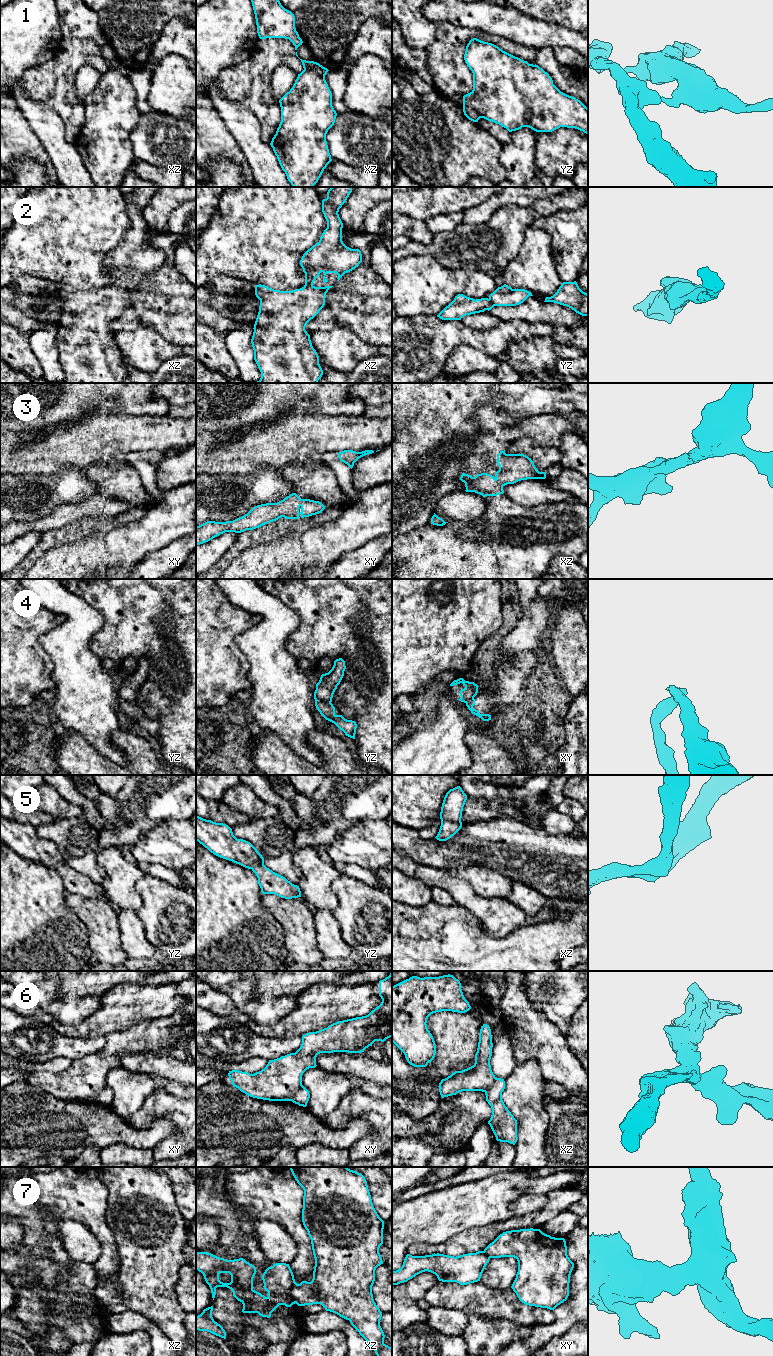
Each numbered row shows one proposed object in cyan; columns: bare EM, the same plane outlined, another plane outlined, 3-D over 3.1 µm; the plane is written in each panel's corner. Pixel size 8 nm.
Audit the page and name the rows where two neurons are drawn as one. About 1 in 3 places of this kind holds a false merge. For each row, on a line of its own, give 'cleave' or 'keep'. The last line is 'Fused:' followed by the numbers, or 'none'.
1: cleave
2: keep
3: keep
4: cleave
5: keep
6: cleave
7: cleave
Fused: 1, 4, 6, 7

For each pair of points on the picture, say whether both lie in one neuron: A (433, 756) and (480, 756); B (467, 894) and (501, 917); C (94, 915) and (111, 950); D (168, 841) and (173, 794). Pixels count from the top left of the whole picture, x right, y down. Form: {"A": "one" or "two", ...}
{"A": "two", "B": "one", "C": "one", "D": "two"}

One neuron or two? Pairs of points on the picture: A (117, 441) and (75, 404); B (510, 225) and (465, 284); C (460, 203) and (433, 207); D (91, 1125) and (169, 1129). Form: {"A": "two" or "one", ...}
{"A": "two", "B": "two", "C": "one", "D": "one"}

